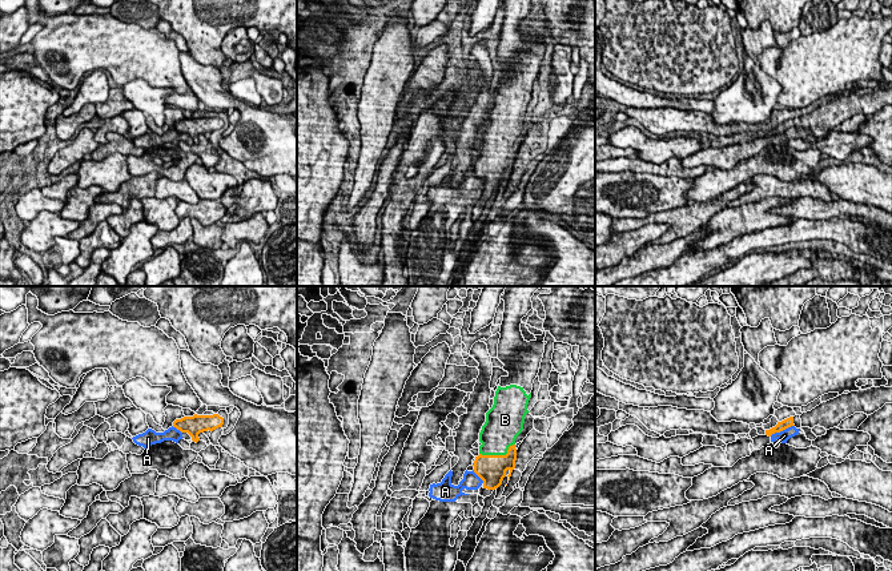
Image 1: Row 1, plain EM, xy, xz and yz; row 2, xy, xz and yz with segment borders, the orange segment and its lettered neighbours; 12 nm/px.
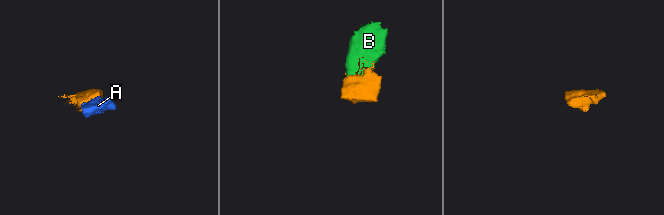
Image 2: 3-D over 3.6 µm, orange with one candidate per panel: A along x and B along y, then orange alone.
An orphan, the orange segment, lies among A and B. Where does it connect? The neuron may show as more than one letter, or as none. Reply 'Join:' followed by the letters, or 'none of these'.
Join: B

